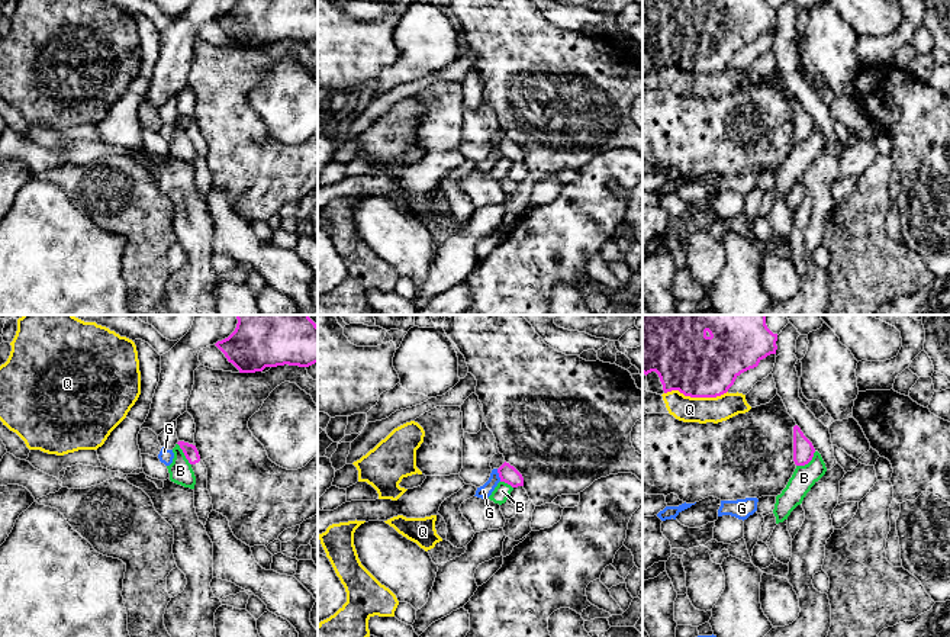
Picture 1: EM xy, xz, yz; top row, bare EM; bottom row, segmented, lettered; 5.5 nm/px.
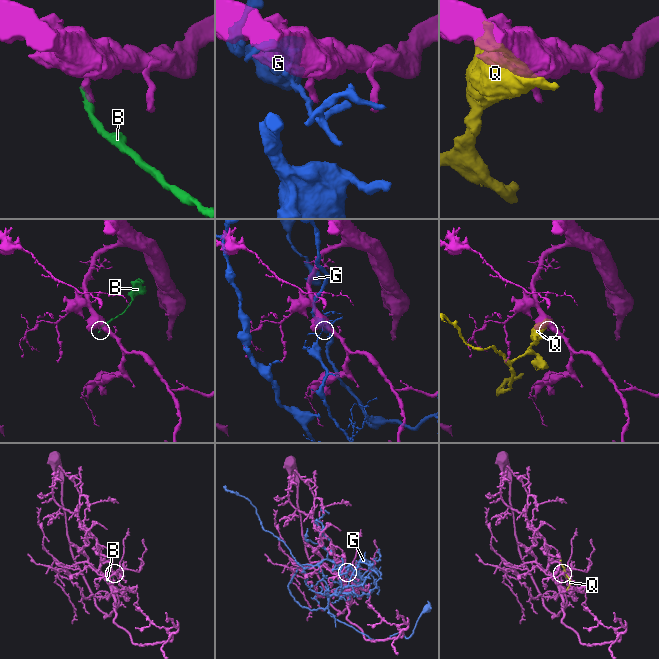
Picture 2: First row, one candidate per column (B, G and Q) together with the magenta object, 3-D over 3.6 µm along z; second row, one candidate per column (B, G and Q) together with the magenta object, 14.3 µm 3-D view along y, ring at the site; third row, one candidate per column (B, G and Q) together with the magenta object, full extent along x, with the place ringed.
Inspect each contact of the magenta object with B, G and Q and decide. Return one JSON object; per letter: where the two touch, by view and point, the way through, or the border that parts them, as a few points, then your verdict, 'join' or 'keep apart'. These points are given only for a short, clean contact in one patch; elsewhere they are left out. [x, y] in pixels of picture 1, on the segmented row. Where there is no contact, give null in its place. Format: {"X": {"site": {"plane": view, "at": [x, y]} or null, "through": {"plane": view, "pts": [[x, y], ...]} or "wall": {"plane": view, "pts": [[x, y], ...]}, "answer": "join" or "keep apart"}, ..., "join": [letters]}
{"B": {"site": {"plane": "yz", "at": [807, 463]}, "wall": {"plane": "yz", "pts": [[815, 451], [807, 463], [796, 466]]}, "answer": "keep apart"}, "G": {"site": {"plane": "xz", "at": [499, 475]}, "answer": "keep apart"}, "Q": {"site": {"plane": "yz", "at": [695, 396]}, "answer": "keep apart"}, "join": []}

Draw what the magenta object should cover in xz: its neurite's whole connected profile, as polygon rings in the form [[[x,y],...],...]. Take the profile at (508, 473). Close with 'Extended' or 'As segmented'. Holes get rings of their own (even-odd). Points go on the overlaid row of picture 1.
[[[503,463],[499,469],[497,469],[500,482],[505,482],[508,485],[511,485],[512,488],[518,488],[518,486],[524,486],[524,477],[522,474],[509,463]]]. As segmented

